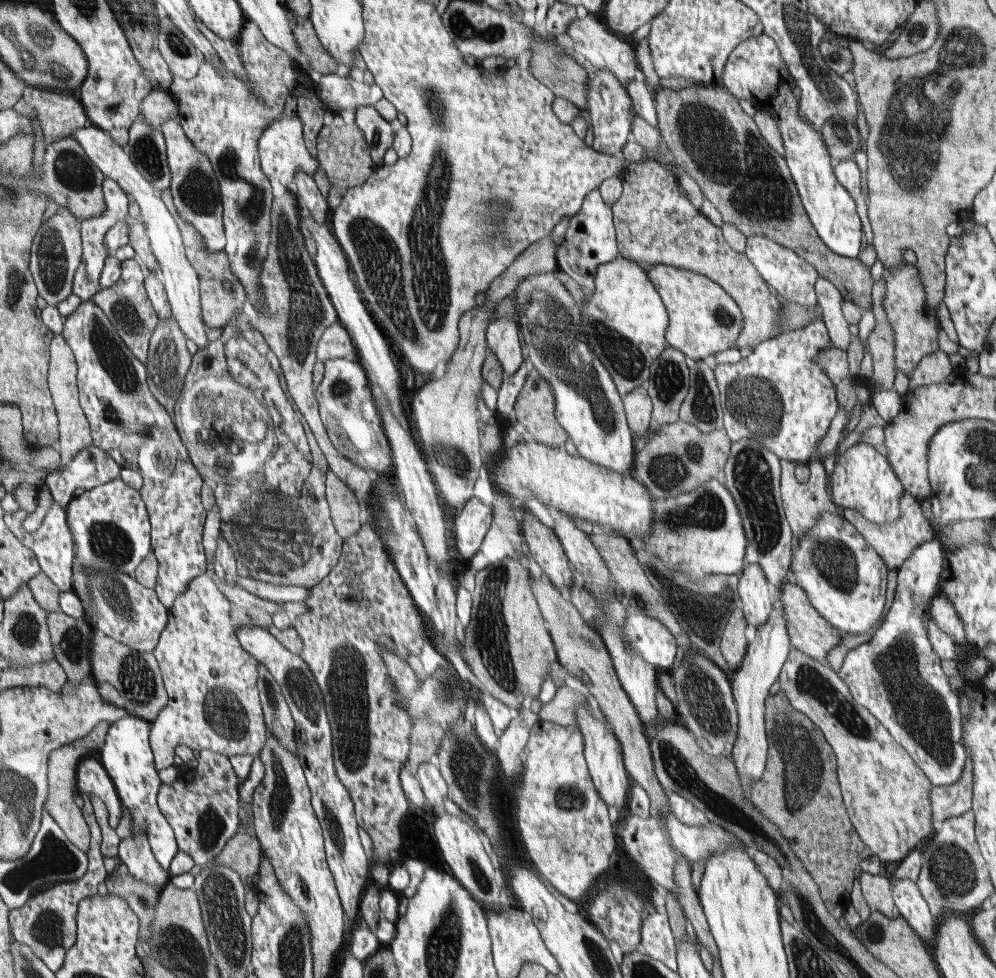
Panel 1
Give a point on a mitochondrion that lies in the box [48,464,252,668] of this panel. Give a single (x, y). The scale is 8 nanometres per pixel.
(109, 543)

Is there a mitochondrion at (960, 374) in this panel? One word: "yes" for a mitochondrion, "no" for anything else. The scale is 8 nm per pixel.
no

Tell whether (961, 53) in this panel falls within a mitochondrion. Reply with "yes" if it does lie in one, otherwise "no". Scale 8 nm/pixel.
yes

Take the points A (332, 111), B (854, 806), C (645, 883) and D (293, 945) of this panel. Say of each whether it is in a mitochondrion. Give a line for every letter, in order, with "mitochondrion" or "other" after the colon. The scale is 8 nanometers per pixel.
A: other
B: other
C: other
D: mitochondrion

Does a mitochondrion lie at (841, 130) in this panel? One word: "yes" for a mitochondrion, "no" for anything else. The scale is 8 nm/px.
yes

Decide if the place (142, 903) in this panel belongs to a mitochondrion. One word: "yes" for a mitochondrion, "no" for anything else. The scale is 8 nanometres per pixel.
yes

